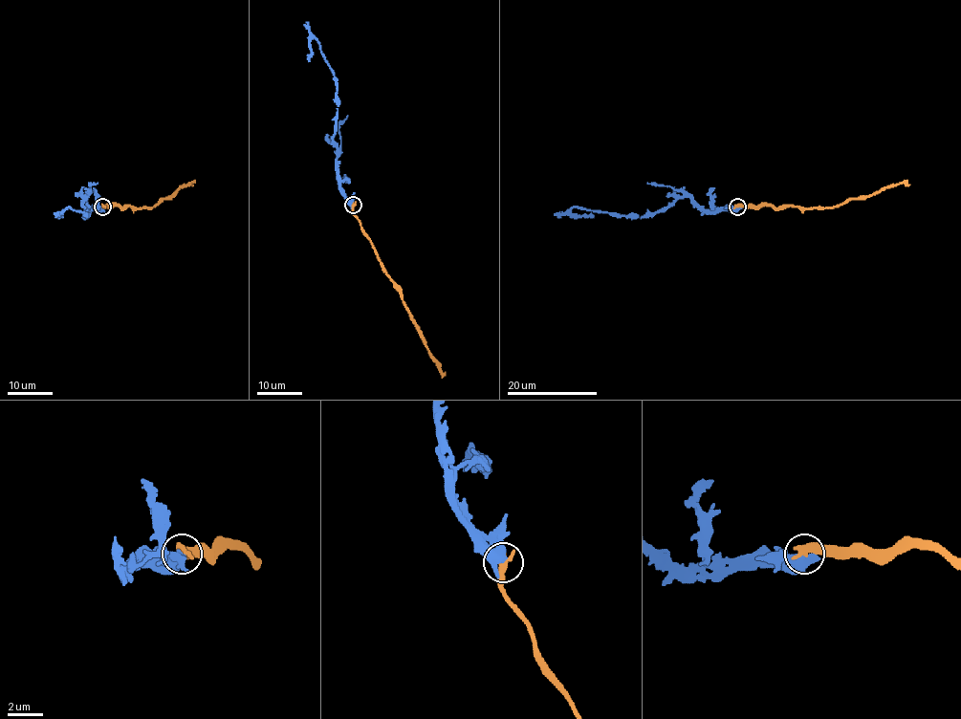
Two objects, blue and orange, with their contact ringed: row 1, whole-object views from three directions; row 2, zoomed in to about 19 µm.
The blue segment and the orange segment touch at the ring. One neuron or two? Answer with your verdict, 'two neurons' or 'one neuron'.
one neuron

